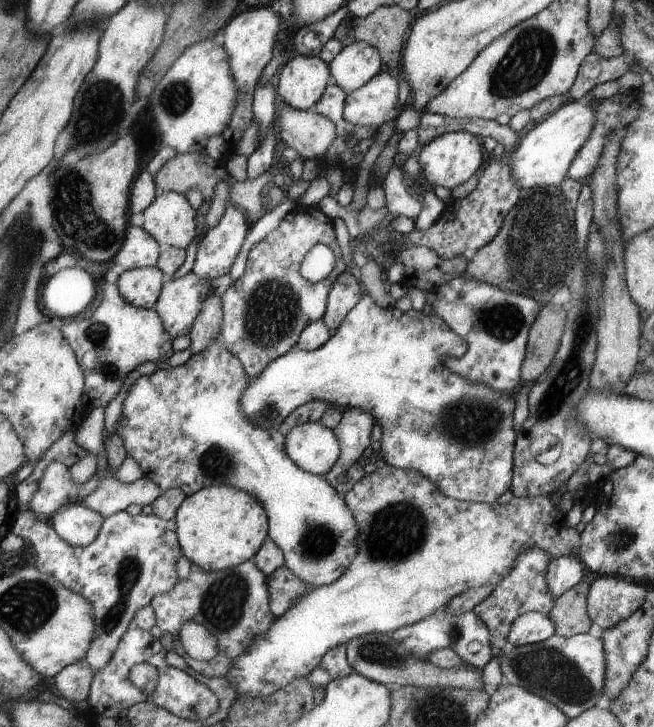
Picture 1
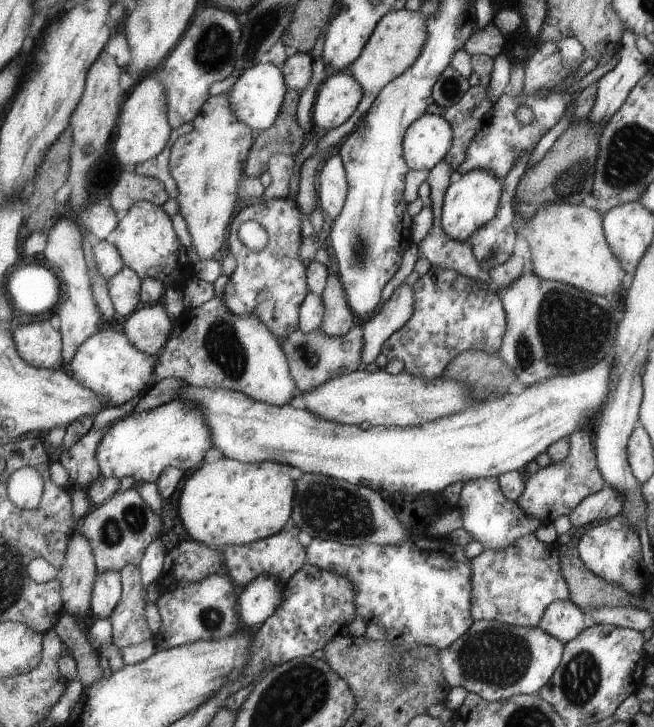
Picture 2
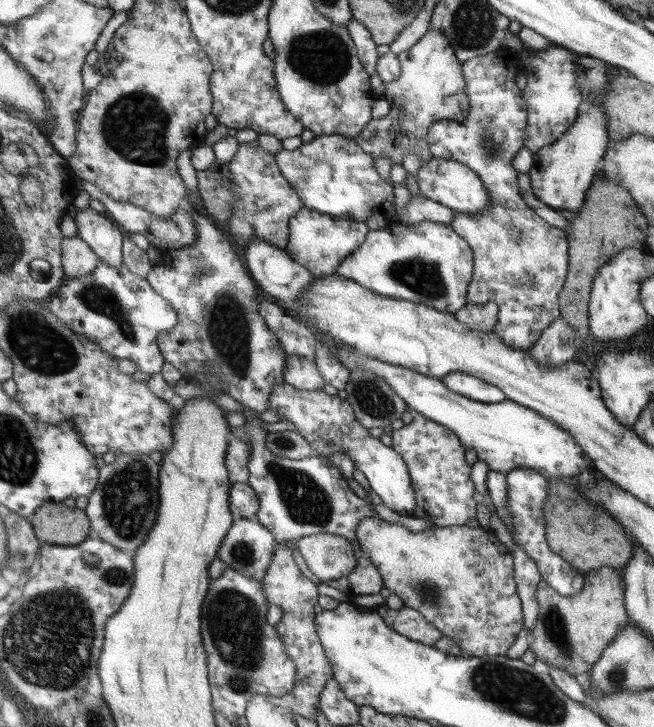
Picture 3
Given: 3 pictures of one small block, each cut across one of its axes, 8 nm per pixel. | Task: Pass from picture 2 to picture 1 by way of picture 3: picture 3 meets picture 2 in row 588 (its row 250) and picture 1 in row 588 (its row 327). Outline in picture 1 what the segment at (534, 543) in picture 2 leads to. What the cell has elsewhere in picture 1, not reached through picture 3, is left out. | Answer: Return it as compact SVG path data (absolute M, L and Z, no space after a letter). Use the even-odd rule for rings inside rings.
M526 548L524 552L520 552L520 558L516 560L516 568L510 570L508 576L504 576L504 580L500 580L500 584L495 586L490 596L480 602L474 608L474 614L484 621L484 624L490 629L491 644L495 649L499 649L507 641L508 633L511 631L512 622L528 611L538 611L549 613L554 607L554 598L550 594L550 590L546 588L546 568L550 564L551 558L541 548Z

